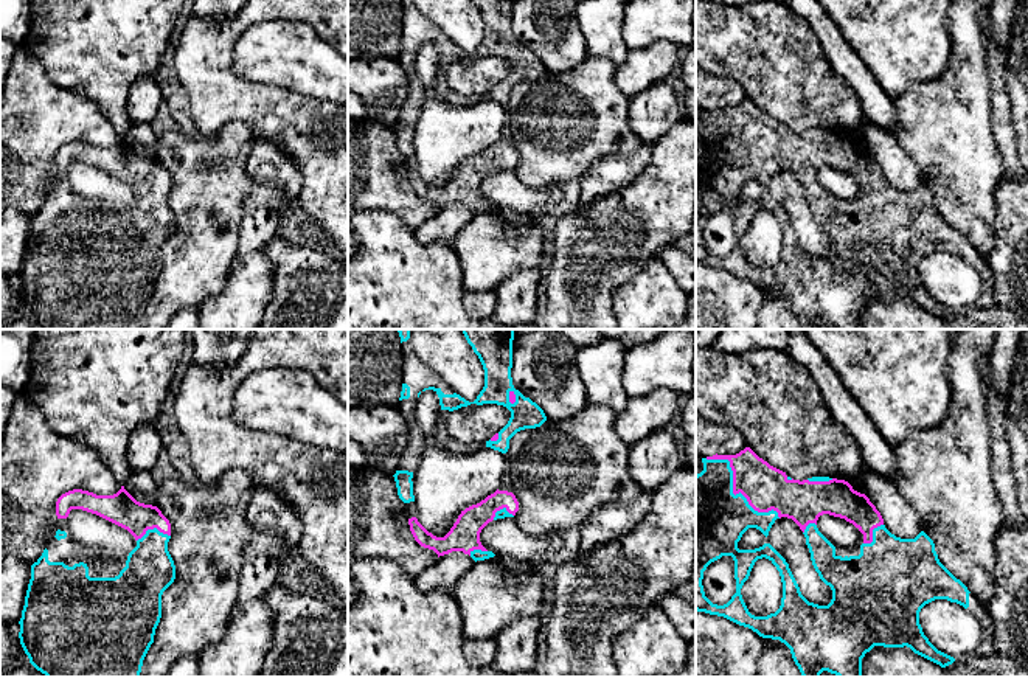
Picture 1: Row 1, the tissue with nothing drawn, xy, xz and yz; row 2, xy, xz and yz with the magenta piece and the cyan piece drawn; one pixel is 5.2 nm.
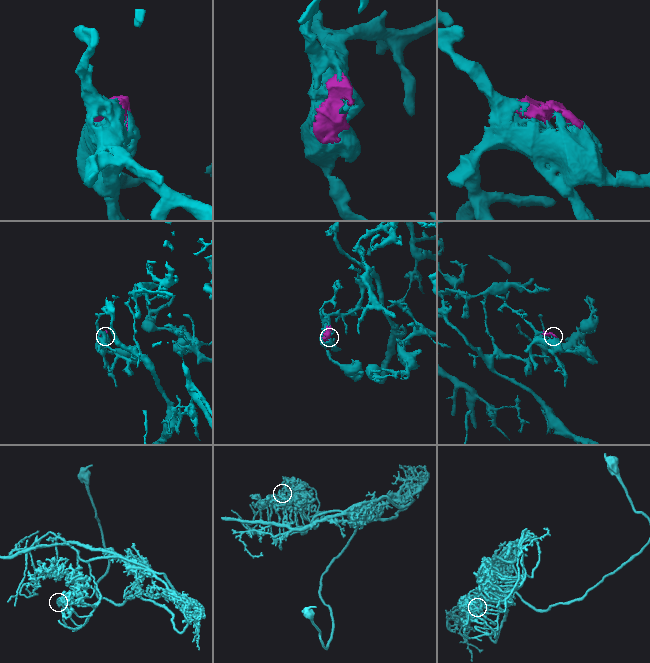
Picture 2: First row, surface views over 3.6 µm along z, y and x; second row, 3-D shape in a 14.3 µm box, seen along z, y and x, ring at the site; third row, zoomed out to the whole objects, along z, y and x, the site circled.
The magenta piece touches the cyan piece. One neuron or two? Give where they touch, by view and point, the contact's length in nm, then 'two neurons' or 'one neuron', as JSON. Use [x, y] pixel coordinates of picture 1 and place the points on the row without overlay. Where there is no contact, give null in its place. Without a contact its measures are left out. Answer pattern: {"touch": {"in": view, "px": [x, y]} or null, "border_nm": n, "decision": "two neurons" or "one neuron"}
{"touch": {"in": "yz", "px": [733, 143]}, "border_nm": 500, "decision": "one neuron"}

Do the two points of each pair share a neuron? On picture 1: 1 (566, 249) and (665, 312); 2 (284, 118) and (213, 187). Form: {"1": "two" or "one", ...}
{"1": "two", "2": "two"}

